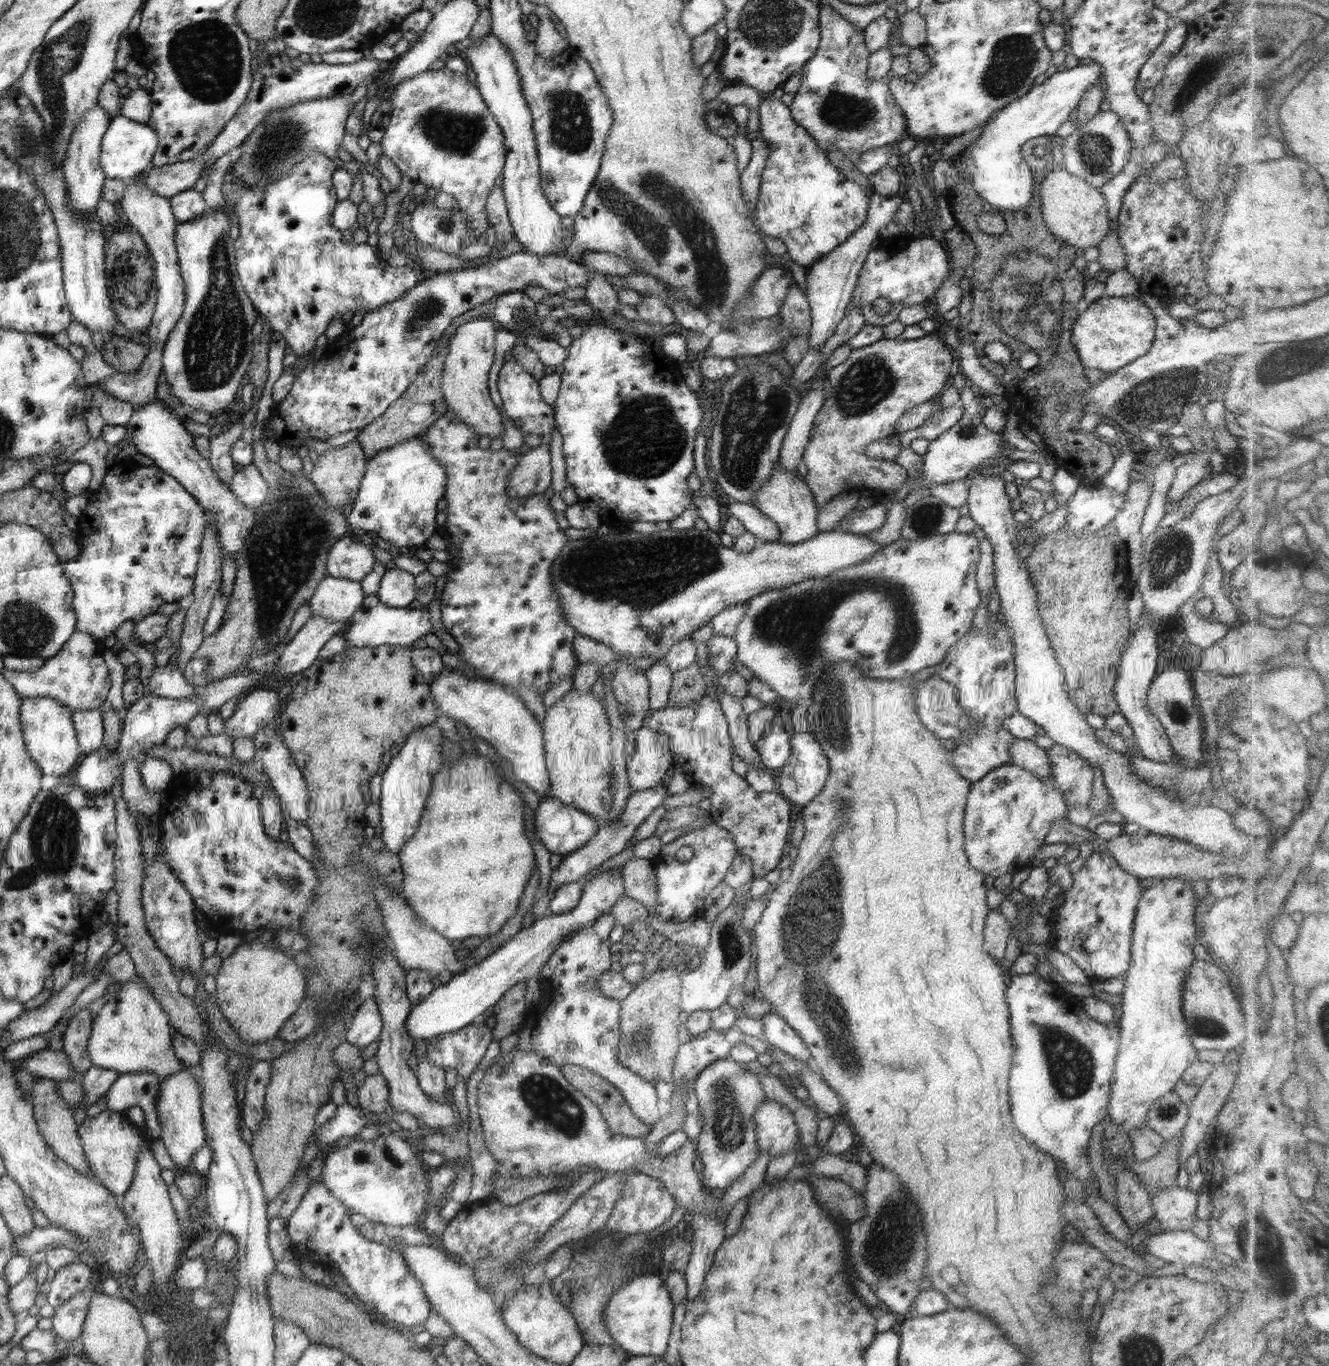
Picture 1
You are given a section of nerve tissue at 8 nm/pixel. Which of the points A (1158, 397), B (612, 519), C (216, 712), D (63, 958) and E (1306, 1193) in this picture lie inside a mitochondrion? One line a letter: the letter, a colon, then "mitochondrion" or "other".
A: mitochondrion
B: other
C: other
D: other
E: other

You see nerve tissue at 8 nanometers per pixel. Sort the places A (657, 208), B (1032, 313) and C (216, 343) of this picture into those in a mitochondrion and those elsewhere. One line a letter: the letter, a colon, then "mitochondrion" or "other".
A: mitochondrion
B: mitochondrion
C: mitochondrion

